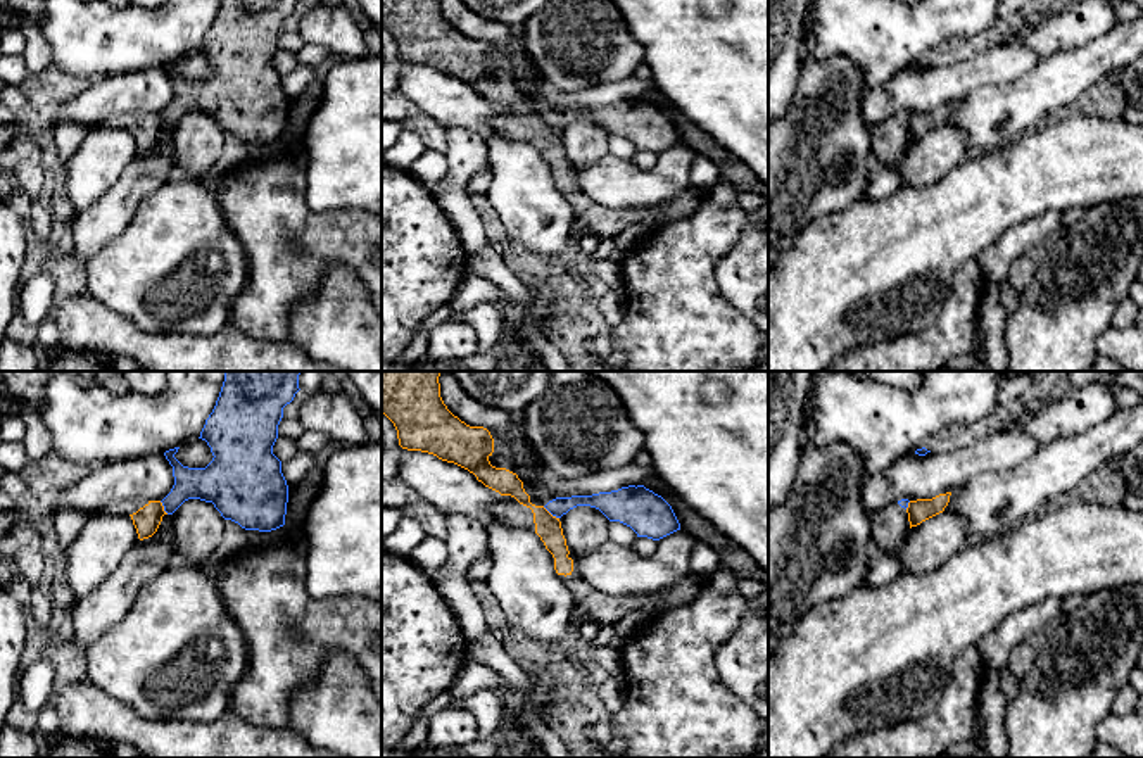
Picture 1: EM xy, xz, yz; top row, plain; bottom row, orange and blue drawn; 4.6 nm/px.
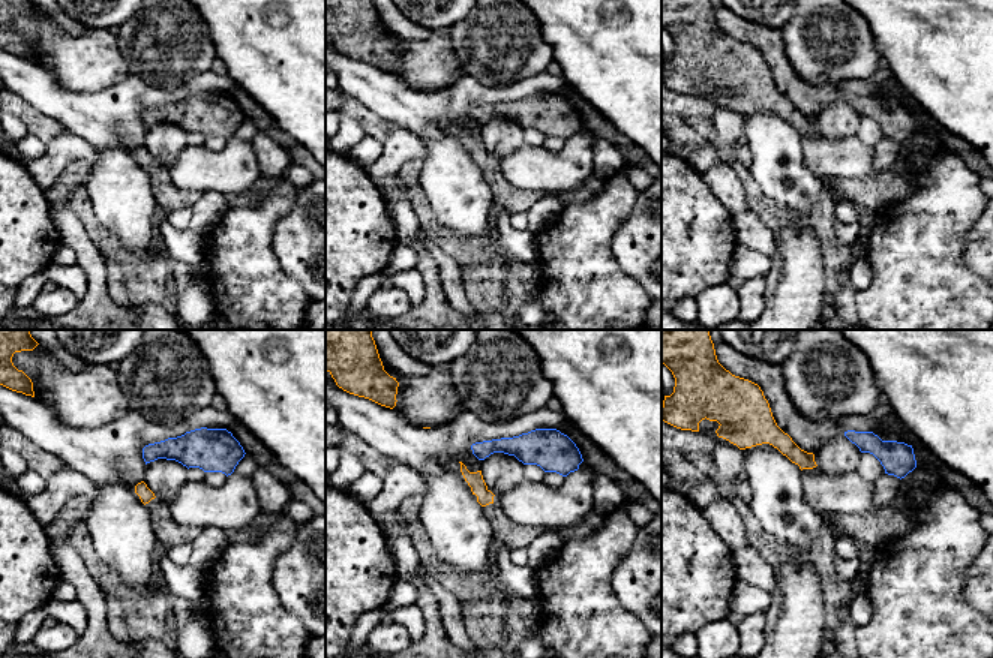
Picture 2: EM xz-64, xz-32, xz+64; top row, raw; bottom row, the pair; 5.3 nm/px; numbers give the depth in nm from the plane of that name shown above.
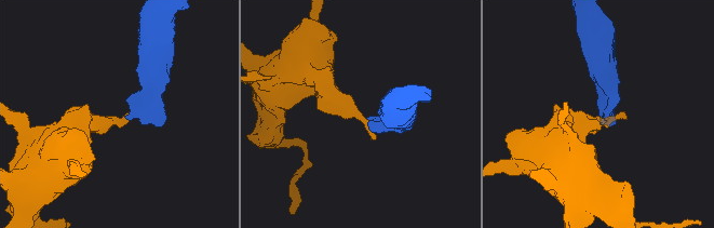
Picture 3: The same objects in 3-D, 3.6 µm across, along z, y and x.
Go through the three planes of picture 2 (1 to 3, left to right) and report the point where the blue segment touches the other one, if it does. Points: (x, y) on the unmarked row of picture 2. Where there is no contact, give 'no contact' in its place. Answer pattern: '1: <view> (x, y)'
1: no contact
2: no contact
3: no contact

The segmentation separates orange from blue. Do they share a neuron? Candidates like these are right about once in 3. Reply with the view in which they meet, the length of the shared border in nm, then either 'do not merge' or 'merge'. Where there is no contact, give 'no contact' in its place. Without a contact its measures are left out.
xz | 100 nm | do not merge

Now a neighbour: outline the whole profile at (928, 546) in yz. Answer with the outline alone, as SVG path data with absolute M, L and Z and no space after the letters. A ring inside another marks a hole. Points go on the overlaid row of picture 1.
M939 513L912 527L898 553L903 573L922 575L939 570L969 546L967 521L960 515Z

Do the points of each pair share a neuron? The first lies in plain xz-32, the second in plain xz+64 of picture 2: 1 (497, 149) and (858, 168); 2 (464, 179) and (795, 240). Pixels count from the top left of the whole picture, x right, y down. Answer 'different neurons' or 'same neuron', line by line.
1: different neurons
2: different neurons

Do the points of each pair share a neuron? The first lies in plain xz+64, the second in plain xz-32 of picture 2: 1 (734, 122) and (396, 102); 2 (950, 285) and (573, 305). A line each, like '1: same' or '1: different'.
1: different
2: same

